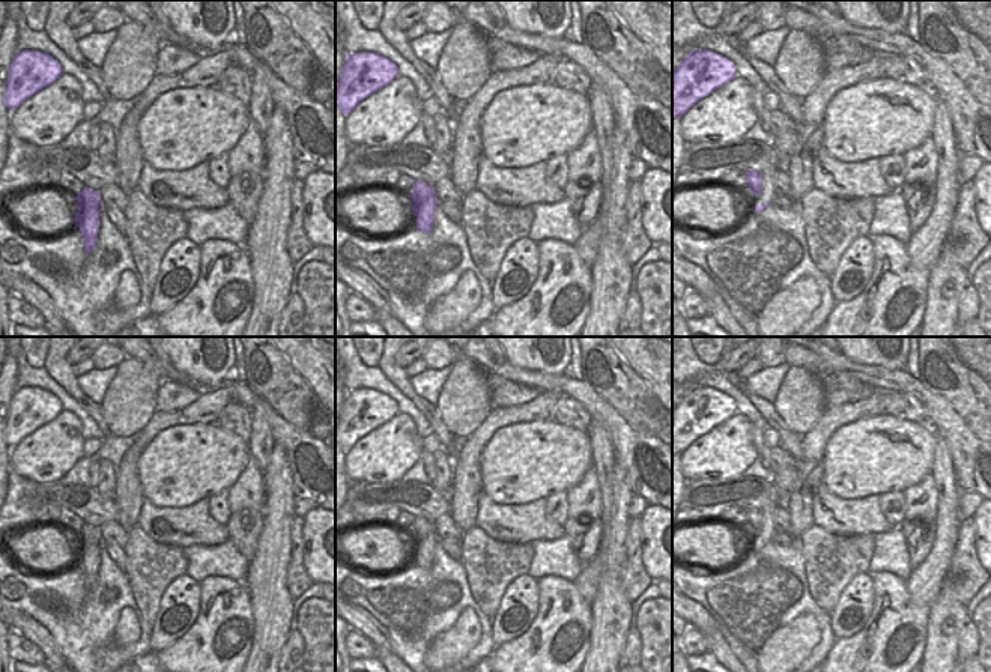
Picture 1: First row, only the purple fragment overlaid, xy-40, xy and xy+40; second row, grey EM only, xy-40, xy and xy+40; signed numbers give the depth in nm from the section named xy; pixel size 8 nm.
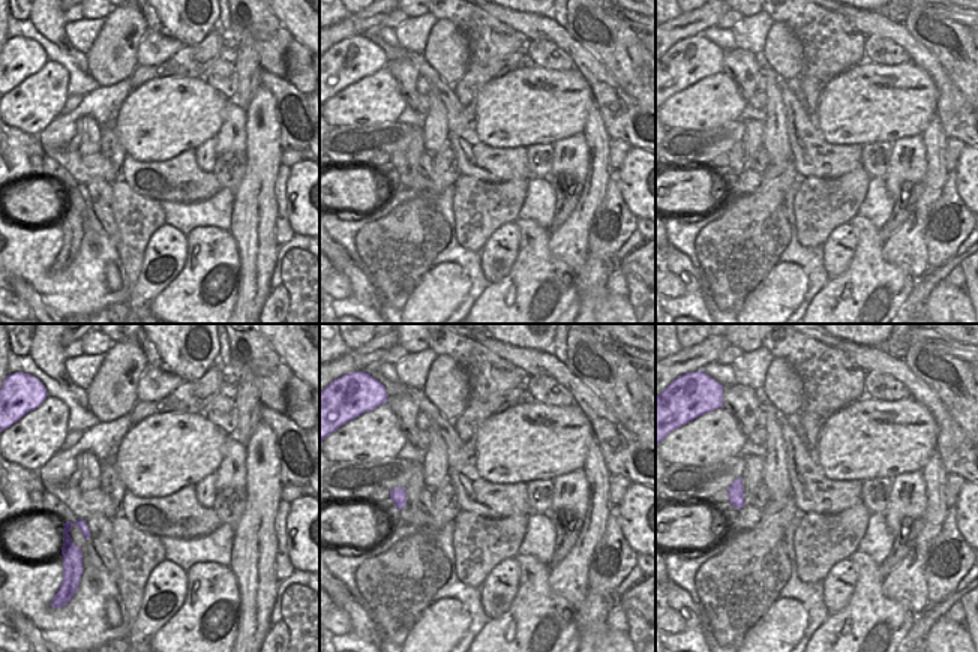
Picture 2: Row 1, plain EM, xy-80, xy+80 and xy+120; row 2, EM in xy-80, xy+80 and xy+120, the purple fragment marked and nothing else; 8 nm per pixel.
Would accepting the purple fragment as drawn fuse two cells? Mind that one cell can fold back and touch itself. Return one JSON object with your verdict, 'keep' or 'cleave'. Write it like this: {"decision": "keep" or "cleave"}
{"decision": "cleave"}

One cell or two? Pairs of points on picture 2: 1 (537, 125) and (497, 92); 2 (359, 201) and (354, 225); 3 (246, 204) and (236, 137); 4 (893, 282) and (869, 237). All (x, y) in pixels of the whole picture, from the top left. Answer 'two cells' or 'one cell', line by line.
1: one cell
2: two cells
3: two cells
4: one cell

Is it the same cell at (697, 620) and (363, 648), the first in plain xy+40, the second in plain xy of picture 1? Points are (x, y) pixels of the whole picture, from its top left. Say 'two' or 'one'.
two

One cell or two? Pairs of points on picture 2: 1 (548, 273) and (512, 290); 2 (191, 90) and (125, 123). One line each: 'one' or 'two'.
1: one
2: one

